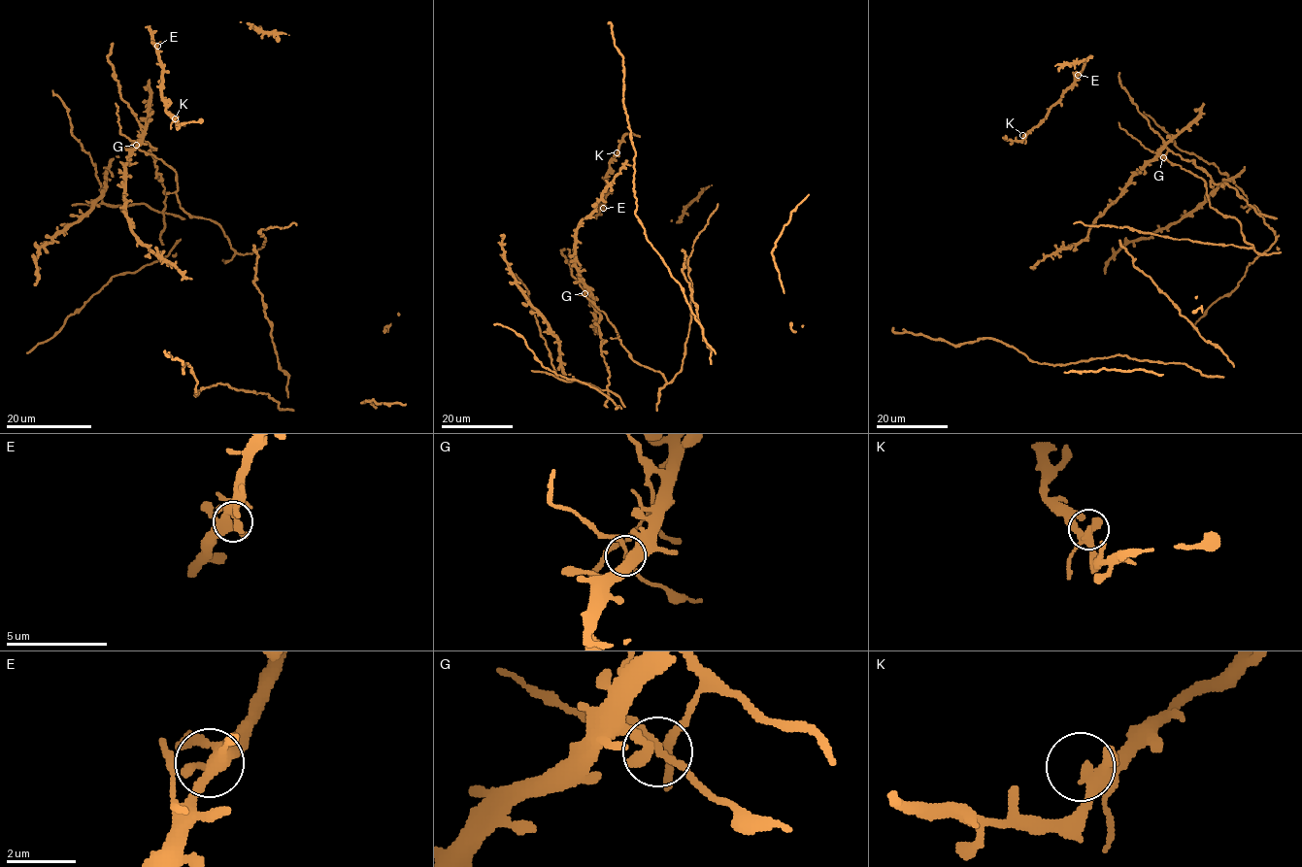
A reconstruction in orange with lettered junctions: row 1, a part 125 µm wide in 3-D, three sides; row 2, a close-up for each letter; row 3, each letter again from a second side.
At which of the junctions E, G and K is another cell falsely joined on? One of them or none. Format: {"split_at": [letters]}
{"split_at": []}

